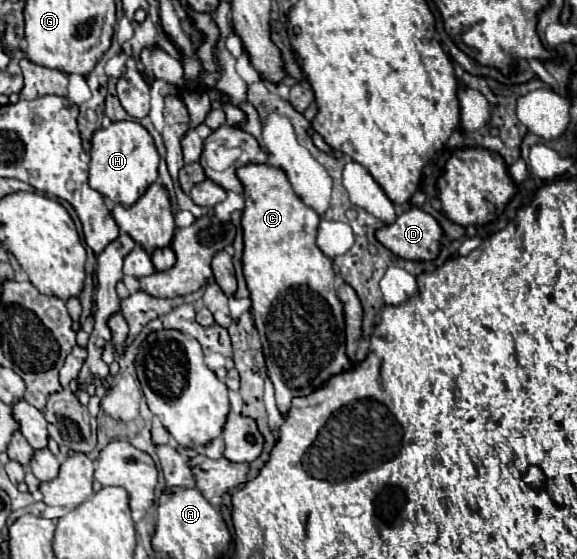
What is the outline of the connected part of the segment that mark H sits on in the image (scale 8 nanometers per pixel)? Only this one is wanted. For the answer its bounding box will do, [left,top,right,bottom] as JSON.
[89,121,159,207]

